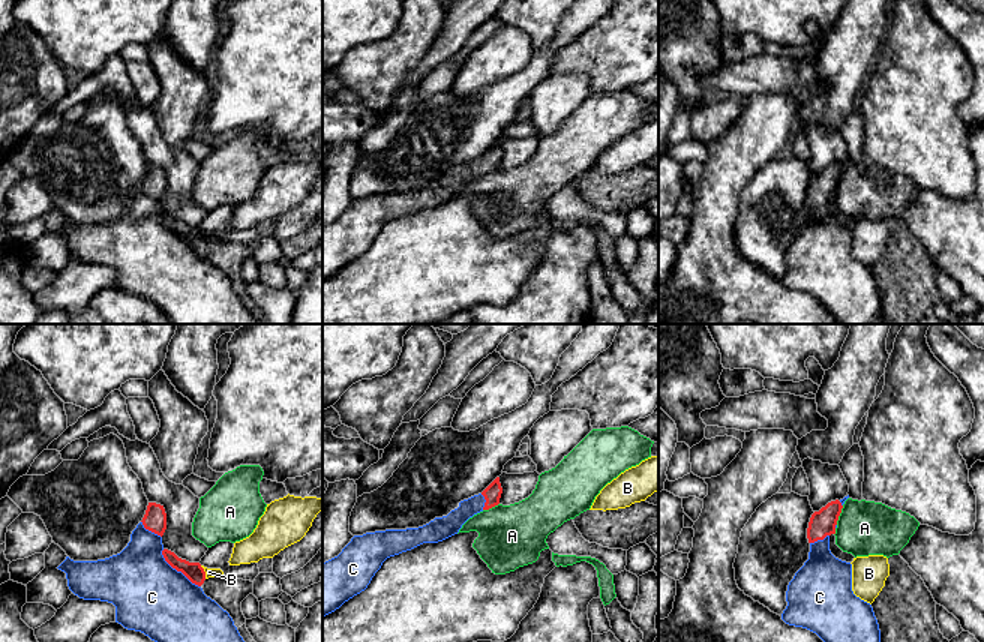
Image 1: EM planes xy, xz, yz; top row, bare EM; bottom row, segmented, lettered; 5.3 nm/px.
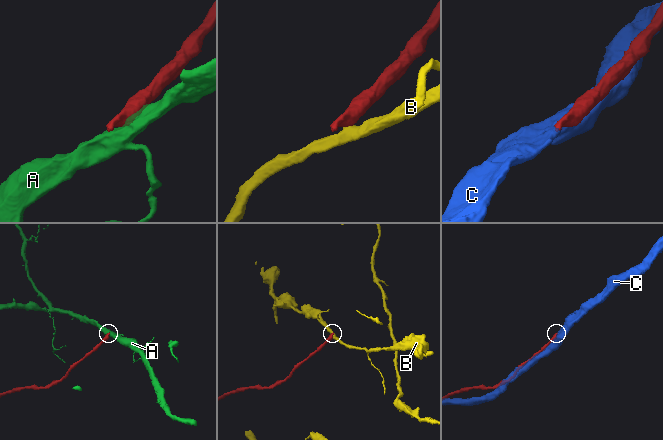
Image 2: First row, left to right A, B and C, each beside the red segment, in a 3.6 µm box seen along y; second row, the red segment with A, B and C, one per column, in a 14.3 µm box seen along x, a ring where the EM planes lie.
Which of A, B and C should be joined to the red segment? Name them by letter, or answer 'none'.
C

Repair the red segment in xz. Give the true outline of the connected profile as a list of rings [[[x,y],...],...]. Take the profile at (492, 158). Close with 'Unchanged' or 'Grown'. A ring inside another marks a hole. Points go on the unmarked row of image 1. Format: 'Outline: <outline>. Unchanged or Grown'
Outline: [[[496,141],[482,158],[460,165],[447,180],[423,190],[354,200],[338,220],[322,226],[322,280],[364,255],[387,222],[458,198],[470,182],[498,170],[501,158]]]. Grown

